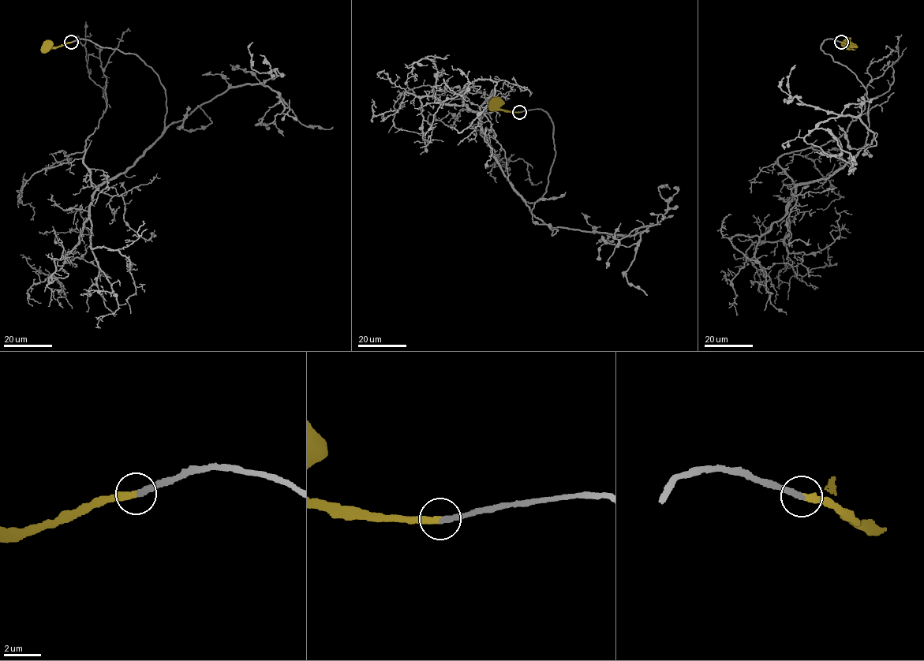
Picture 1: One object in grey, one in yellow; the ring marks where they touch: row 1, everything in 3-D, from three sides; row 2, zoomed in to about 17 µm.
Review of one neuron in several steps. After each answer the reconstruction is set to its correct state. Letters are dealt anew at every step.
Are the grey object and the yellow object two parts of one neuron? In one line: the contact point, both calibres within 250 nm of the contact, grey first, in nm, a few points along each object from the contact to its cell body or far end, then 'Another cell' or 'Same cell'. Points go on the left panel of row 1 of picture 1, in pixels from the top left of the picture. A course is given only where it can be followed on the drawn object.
Place: (71, 42). Thickness 320 nm (grey) against 360 nm. Course of grey: (71, 42), (136, 54), (165, 91), (161, 136), (94, 187), (86, 140), (106, 107), (89, 76), (86, 21). Course of yellow: (71, 42), (48, 49). Same cell

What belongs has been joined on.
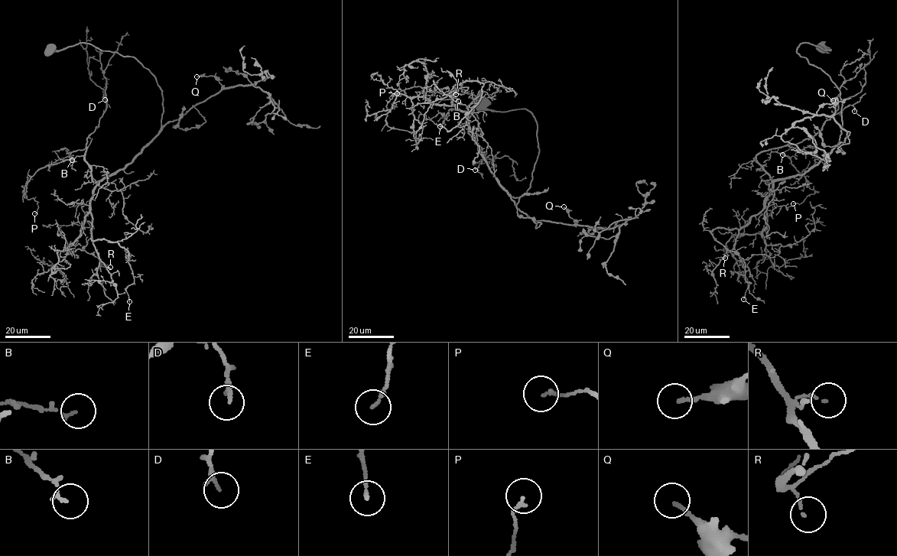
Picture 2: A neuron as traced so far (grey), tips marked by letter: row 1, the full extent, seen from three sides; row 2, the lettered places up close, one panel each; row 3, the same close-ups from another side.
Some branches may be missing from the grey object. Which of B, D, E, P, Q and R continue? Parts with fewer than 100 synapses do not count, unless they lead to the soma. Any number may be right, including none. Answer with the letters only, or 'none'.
none

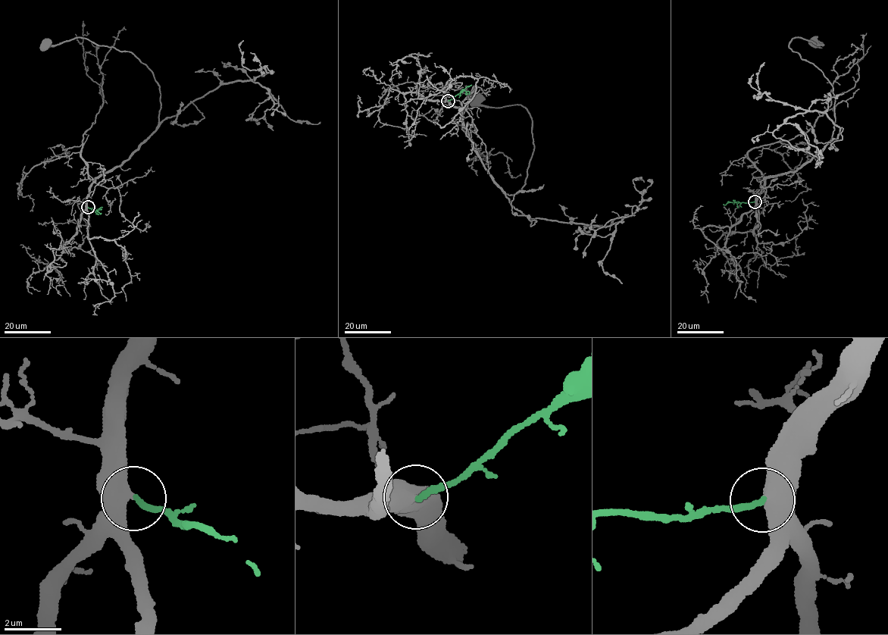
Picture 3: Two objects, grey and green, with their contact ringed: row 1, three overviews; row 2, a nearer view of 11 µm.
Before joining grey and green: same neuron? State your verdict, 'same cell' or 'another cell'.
same cell

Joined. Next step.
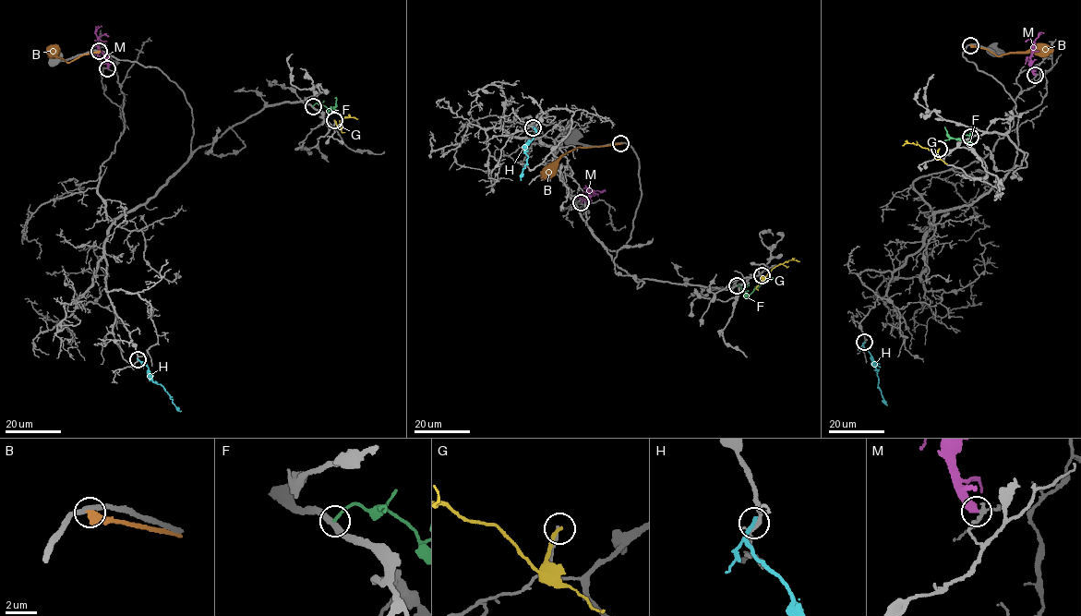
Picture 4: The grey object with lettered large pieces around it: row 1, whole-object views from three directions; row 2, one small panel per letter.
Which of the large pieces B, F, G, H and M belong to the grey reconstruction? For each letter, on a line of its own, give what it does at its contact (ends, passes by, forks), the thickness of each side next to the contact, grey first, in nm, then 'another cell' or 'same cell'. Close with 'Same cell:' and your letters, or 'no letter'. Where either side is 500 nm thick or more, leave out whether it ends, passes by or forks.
B: it ends there; 280 nm thick on the grey side, 440 nm on the other; another cell
F: it ends there; 400 nm thick on the grey side, 200 nm on the other; another cell
G: it ends there; 160 nm thick on the grey side, 260 nm on the other; another cell
H: it ends there; 190 nm thick on the grey side, 280 nm on the other; another cell
M: it ends there; 190 nm thick on the grey side, 440 nm on the other; another cell
Same cell: no letter

